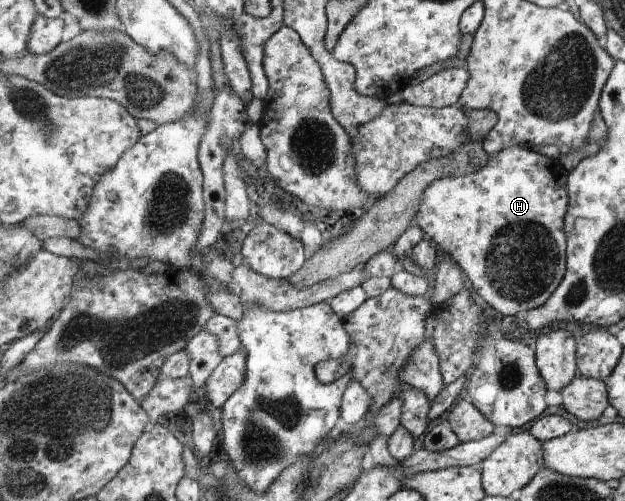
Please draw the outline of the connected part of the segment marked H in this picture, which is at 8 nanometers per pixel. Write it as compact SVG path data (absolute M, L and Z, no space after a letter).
M515 146L507 148L502 152L492 154L488 165L478 172L472 171L465 175L448 176L432 183L432 187L428 187L428 191L424 195L424 201L420 205L420 211L416 215L415 222L420 223L420 227L424 227L427 236L437 244L440 252L446 256L450 255L465 272L470 282L472 282L472 289L478 299L496 309L503 316L522 317L547 303L548 299L559 290L559 286L563 283L567 274L568 237L565 231L565 219L570 205L567 191L569 173L559 159L541 155L530 147Z

